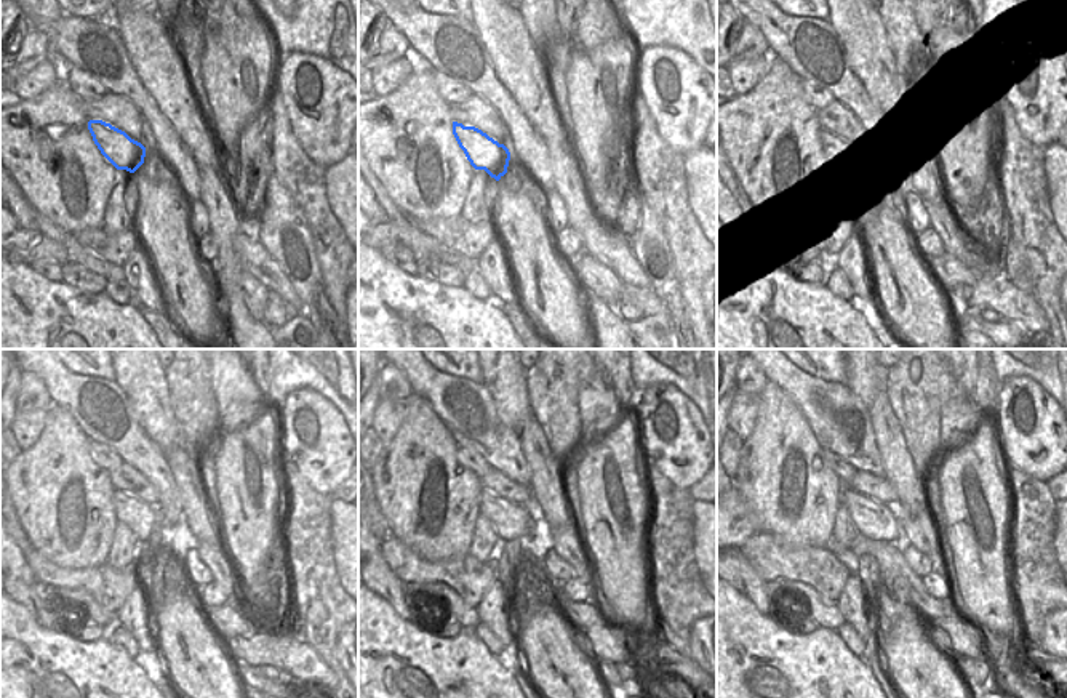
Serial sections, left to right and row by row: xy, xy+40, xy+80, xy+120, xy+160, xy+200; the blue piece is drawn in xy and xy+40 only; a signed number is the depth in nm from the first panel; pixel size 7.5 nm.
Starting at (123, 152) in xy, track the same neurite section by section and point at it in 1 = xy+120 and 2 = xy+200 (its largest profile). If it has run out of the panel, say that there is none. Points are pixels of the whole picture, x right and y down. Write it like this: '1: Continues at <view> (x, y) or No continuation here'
1: Continues at xy+120 (143, 517)
2: Continues at xy+200 (872, 519)

